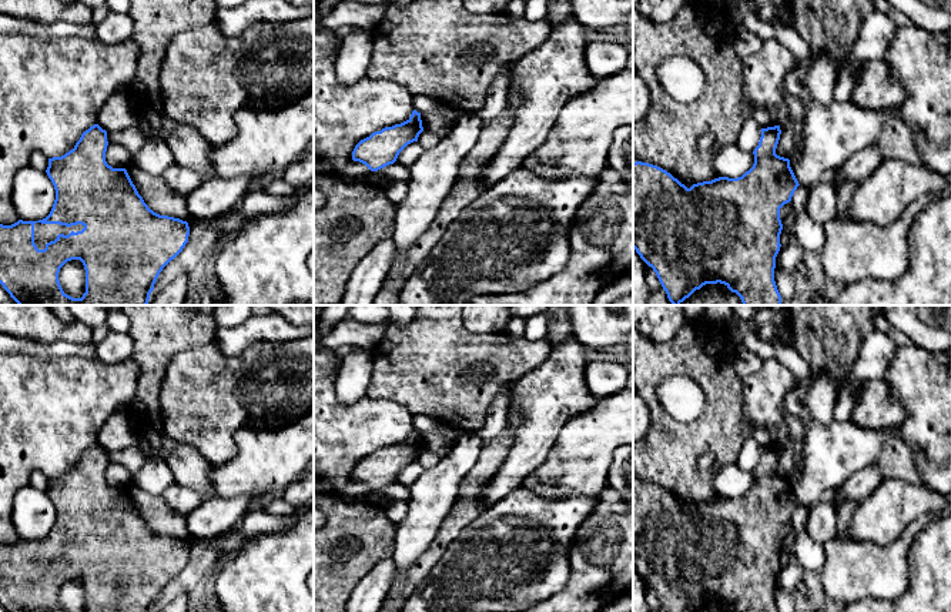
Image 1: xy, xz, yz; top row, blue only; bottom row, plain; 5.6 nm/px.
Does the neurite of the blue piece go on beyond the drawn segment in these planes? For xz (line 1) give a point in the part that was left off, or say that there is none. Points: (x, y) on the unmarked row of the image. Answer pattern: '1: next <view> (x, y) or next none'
1: next none

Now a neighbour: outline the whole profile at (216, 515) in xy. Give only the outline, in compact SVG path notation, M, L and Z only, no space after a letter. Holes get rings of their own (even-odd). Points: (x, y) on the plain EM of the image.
M211 494L187 516L188 534L195 539L220 536L252 509L254 502L248 496L221 498Z

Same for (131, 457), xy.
M138 444L118 451L107 451L108 464L120 464L125 466L131 475L134 475L143 466L145 459L147 457Z

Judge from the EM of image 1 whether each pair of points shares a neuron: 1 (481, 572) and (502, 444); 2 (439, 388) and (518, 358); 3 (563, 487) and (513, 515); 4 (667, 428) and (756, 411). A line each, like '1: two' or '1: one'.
1: two
2: one
3: two
4: two

